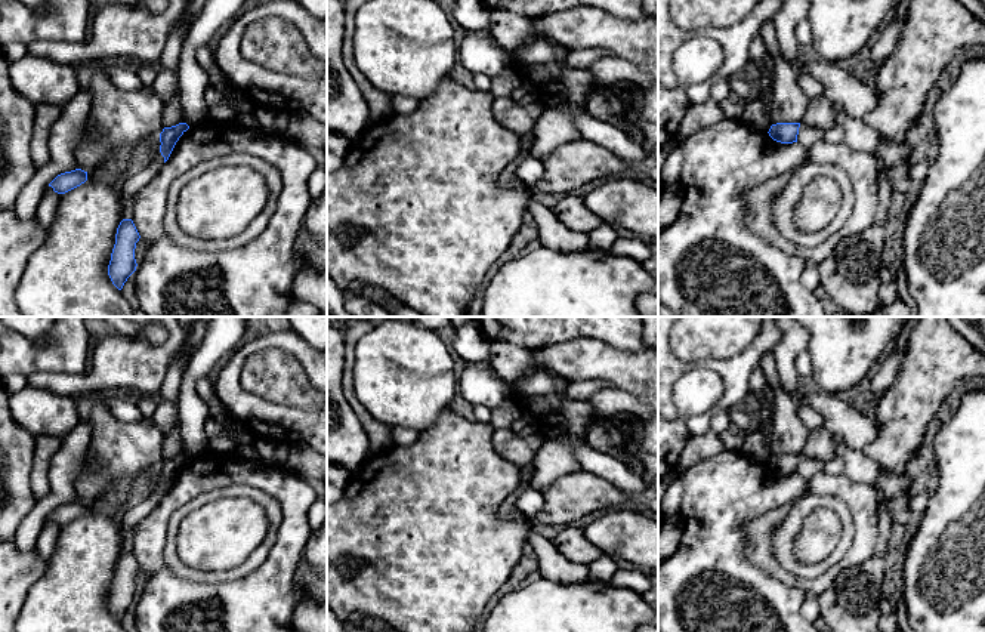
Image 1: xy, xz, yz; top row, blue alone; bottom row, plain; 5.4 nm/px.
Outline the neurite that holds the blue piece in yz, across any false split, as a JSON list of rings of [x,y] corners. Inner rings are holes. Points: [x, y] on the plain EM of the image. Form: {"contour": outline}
{"contour": [[[776,454],[769,460],[769,468],[781,475],[797,474],[800,454]]]}

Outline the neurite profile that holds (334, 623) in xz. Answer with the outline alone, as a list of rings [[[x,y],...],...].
[[[327,607],[327,632],[346,632],[346,623]]]

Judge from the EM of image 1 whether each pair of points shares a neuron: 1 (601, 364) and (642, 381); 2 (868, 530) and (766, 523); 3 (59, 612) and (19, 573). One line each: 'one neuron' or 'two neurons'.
1: one neuron
2: one neuron
3: two neurons

